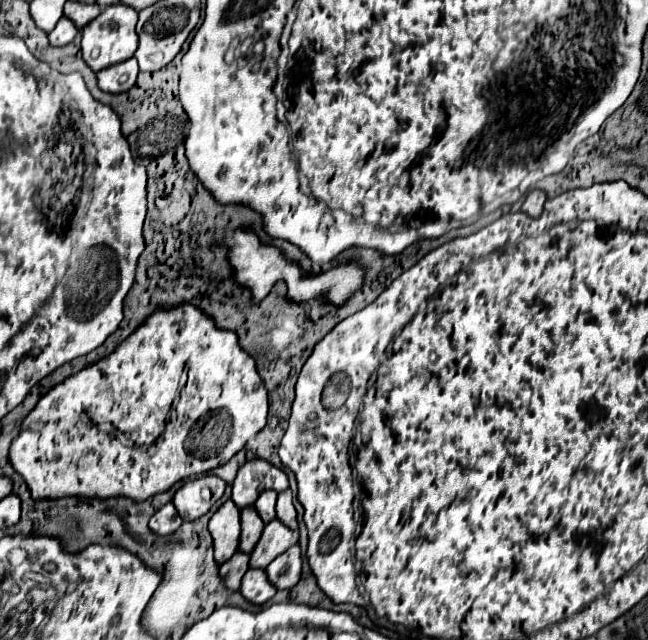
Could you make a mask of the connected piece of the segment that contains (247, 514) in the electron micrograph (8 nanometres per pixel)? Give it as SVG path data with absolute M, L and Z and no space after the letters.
M249 505L245 509L241 509L241 537L239 537L239 551L243 553L251 553L255 543L261 537L265 523L261 521L259 513L255 513L255 507Z

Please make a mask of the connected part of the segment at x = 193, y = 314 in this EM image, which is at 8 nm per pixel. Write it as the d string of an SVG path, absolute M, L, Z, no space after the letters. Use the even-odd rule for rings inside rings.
M181 305L179 309L173 309L173 311L157 309L131 337L123 341L123 345L119 345L119 349L115 349L115 353L91 365L91 369L83 369L83 373L77 373L75 377L71 377L71 381L57 385L47 393L47 397L39 401L39 405L23 421L23 433L19 433L19 437L15 439L15 445L11 445L11 465L15 467L17 473L23 475L33 499L57 499L57 497L69 497L69 495L81 495L81 497L123 495L123 497L131 497L133 501L145 501L161 491L171 489L177 481L185 477L201 475L219 465L225 465L237 451L243 449L243 445L251 437L255 437L265 427L267 409L269 409L267 389L255 369L255 359L239 347L237 335L233 331L215 329L215 323L211 323L209 317L203 317L203 313L199 313L197 309L191 309L191 305ZM183 369L187 369L187 383L181 391L175 411L171 411Z

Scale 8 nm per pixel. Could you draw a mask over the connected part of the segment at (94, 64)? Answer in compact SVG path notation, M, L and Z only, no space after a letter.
M123 3L109 5L93 23L89 23L83 29L83 39L81 39L81 51L83 51L83 61L97 73L105 67L117 65L125 59L131 59L135 49L137 49L137 33L135 33L135 23L137 23L137 11L131 7L125 7Z

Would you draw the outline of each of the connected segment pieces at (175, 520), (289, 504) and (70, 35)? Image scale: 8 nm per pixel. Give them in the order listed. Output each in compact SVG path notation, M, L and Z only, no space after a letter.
M173 503L163 505L149 521L151 529L159 535L169 535L169 533L177 531L181 527L181 523L183 523L183 519L177 515L177 509L175 509Z
M285 489L279 493L277 497L277 519L289 527L289 529L297 529L297 511L293 507L293 495L291 495L291 489Z
M61 17L57 27L49 33L49 41L51 41L51 45L67 45L67 43L71 43L75 39L77 31L79 29L75 27L75 23L71 19Z

